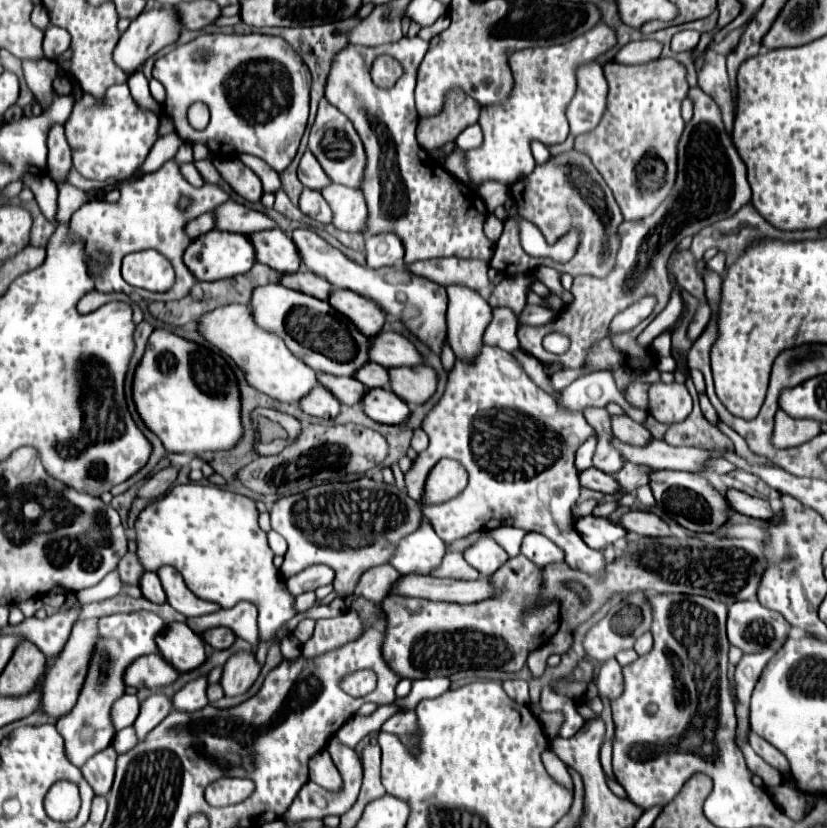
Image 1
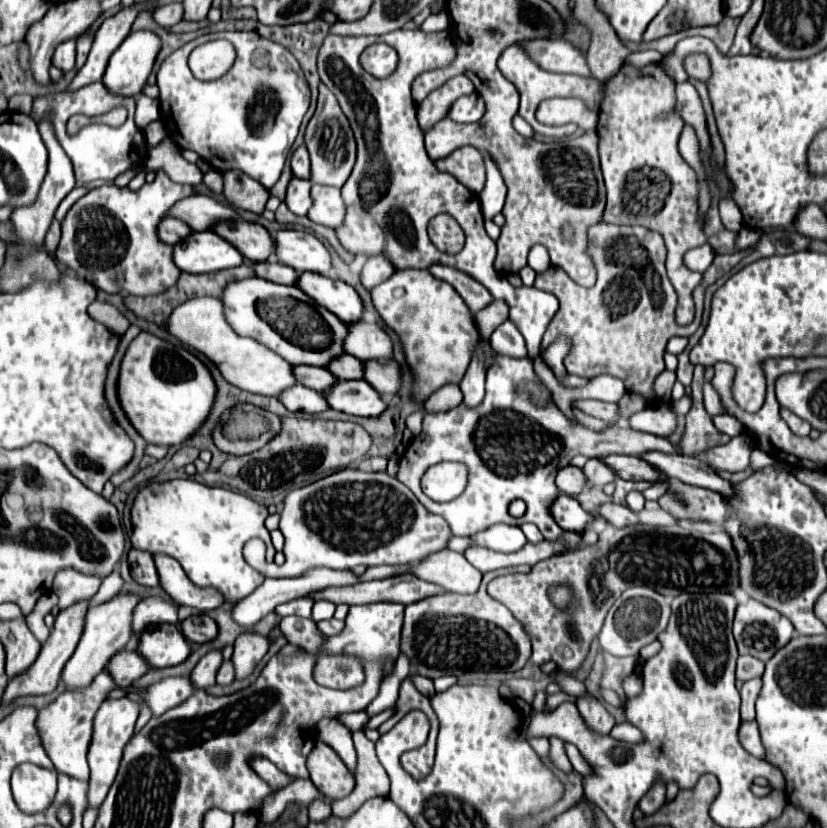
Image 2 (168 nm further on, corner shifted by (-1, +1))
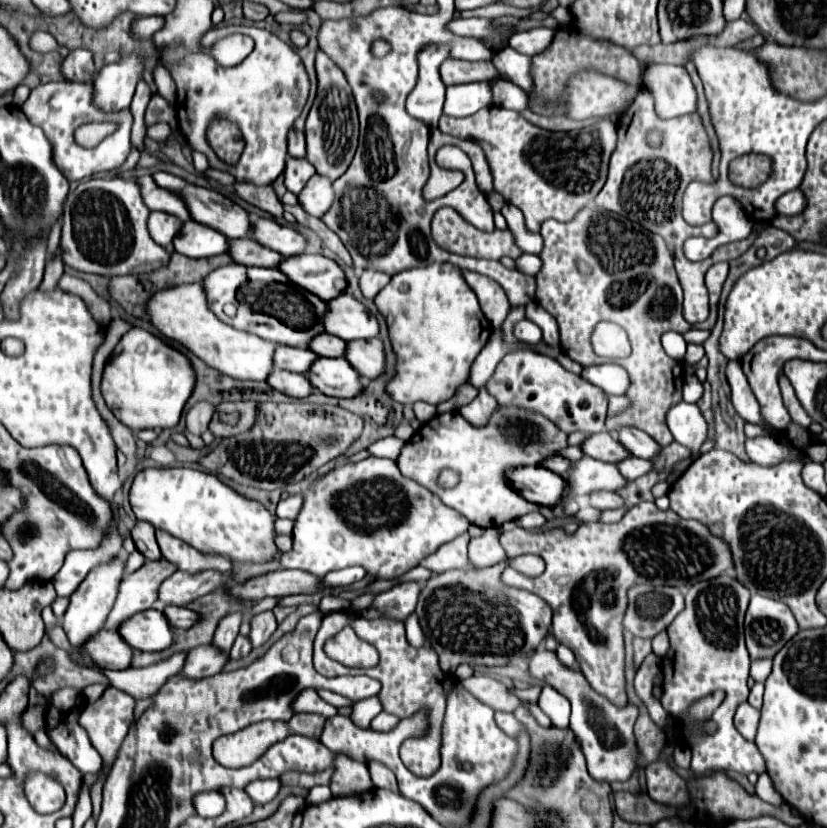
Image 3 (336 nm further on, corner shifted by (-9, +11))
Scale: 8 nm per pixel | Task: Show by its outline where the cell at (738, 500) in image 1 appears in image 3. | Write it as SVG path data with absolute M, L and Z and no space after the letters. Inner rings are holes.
M620 427L616 431L616 439L620 441L620 445L630 451L630 455L640 457L640 459L654 459L660 453L658 443L654 443L654 439L650 439L650 435L646 435L644 431L638 431L634 427Z

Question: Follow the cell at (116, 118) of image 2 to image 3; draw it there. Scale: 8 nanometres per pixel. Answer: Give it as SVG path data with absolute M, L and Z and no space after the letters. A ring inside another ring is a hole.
M88 123L88 125L82 125L76 133L76 141L82 145L82 147L94 147L98 145L106 135L110 135L112 131L116 129L116 125L112 123Z

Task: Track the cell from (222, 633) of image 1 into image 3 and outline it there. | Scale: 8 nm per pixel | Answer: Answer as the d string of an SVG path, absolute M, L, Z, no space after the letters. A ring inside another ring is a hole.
M170 605L170 607L164 609L164 615L174 629L188 629L190 625L194 625L198 621L198 615L190 609L186 609L186 607Z

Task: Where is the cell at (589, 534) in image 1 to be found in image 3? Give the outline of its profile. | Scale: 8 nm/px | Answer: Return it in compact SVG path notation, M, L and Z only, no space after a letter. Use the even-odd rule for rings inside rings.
M516 467L506 471L506 479L530 503L552 507L564 497L564 479L544 467Z

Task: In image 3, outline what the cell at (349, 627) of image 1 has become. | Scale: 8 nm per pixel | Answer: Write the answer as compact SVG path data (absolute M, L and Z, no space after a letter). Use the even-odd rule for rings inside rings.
M344 627L340 633L328 639L324 651L328 657L350 668L370 668L378 665L376 647L362 641L352 627Z

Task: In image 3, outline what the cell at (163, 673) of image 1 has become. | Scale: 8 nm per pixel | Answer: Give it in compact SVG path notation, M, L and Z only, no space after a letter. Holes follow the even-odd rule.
M96 631L84 645L84 653L102 669L128 669L132 661L132 649L118 635L118 631Z

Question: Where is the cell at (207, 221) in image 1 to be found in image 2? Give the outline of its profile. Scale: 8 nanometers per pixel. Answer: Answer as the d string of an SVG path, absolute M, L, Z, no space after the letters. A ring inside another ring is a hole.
M166 217L162 221L162 225L158 225L158 237L162 237L162 241L170 243L170 245L176 245L178 241L186 239L190 235L190 225L186 221L180 221L180 219L174 219L174 217Z

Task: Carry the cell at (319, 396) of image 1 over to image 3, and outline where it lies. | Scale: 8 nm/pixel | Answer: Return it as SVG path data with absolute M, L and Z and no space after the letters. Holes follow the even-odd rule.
M274 369L268 375L266 383L272 389L276 389L276 391L280 391L284 395L290 395L290 397L306 397L312 391L312 385L310 385L310 381L308 381L306 375L290 373L290 371L278 371L278 369Z

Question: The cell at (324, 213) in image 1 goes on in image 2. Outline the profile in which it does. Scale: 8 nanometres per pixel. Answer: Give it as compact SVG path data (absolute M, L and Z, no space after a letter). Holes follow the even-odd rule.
M292 177L286 193L286 205L294 215L308 215L314 201L310 195L310 181Z

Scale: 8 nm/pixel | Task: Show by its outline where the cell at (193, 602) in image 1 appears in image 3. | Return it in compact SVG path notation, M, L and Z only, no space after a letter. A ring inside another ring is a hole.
M156 529L156 539L160 545L162 557L176 563L178 569L182 569L182 571L198 573L204 569L218 569L218 571L226 573L232 569L232 563L226 555L204 555L198 549L190 547L188 543L172 537L170 533L166 533L162 529Z

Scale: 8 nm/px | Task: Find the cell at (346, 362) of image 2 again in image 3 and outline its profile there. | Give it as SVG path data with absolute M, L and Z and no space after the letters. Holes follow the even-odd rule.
M322 333L322 335L316 335L310 343L308 343L308 349L314 351L316 355L320 357L344 357L344 349L346 349L346 343L334 335L328 335L328 333Z

